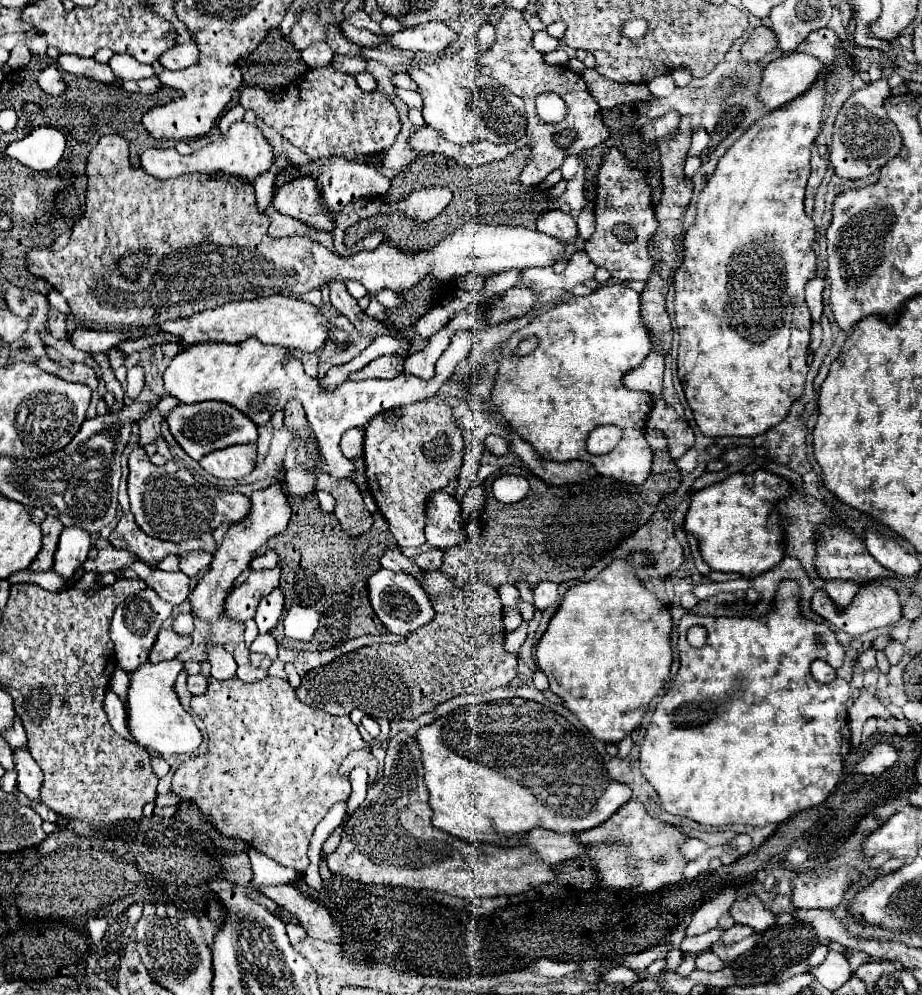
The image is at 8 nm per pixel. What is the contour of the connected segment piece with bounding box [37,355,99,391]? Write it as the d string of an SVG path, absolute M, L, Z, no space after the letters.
M43 355L41 359L37 359L37 367L55 375L55 377L61 377L63 381L73 381L73 383L83 383L87 385L91 391L97 389L97 377L95 377L95 371L83 363L73 363L69 367L63 367L55 361L51 361L47 355Z

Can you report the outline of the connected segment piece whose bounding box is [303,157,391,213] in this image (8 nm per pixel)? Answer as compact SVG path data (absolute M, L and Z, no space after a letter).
M329 157L329 159L317 159L313 161L311 165L307 165L303 169L303 173L307 173L309 177L313 177L323 193L323 203L333 211L341 211L347 203L355 201L355 199L361 199L361 197L375 197L375 195L383 195L391 181L379 173L375 167L369 167L369 165L359 165L355 161L347 161L347 159L341 159L341 157Z

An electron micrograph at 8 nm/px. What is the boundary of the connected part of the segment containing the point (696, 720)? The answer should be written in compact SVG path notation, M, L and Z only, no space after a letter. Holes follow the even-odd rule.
M781 581L779 585L779 595L777 595L777 603L773 607L773 613L763 615L759 619L751 619L751 617L705 617L705 615L685 615L679 623L679 671L675 681L671 683L671 687L667 689L665 697L657 703L655 713L647 725L647 733L645 739L641 743L641 755L639 755L639 763L641 763L641 771L647 777L647 781L655 787L655 791L661 797L663 809L667 813L679 815L679 817L687 817L699 825L713 825L713 827L723 827L723 825L753 825L753 827L765 827L769 823L783 823L787 821L791 815L803 811L803 809L811 809L821 805L831 791L847 779L847 775L881 775L885 769L899 765L899 751L895 749L893 743L877 743L869 753L863 757L849 771L845 771L845 761L851 749L851 741L849 741L849 727L847 727L847 719L845 719L845 709L847 709L849 695L851 695L851 687L845 681L833 681L833 683L819 683L813 679L809 667L815 659L826 661L833 668L840 668L843 665L843 657L845 657L845 649L843 645L835 639L835 631L831 631L827 625L819 625L813 623L809 619L801 617L799 611L799 585L795 581ZM693 625L703 625L707 629L707 643L699 649L699 647L691 647L685 639L685 633L689 627Z

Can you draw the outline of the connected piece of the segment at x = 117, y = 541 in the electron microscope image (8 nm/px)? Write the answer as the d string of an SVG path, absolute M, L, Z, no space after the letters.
M131 511L123 513L123 517L119 519L119 523L113 529L108 541L118 550L130 551L145 565L157 565L167 555L179 557L185 551L215 553L215 549L217 549L213 533L205 533L199 539L187 539L187 541L179 541L179 543L169 543L169 541L149 537L135 525Z

